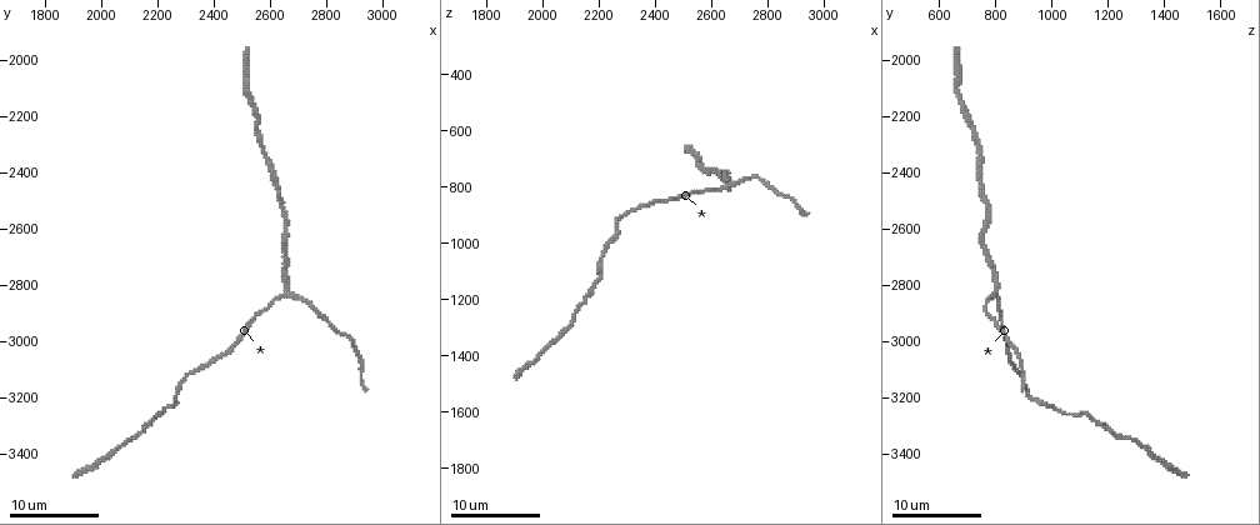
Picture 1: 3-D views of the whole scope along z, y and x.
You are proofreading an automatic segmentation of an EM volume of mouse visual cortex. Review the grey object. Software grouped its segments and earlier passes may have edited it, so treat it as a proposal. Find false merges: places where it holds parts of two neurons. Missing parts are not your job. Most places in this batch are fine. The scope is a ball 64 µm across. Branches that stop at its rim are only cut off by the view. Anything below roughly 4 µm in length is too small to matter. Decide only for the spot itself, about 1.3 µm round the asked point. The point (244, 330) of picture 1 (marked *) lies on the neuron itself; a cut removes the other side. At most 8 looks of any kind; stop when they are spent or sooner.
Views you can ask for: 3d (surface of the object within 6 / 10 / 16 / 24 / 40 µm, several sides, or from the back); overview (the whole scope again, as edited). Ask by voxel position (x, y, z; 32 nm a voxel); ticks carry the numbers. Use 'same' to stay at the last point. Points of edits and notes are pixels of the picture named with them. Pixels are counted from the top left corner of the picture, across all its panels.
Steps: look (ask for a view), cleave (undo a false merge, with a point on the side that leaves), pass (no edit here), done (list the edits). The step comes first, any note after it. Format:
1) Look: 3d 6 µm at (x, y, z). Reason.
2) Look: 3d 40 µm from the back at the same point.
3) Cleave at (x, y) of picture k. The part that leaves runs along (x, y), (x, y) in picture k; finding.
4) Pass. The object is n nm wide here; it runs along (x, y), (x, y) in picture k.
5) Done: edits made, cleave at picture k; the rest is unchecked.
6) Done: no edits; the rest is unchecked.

Look: 3d 10 µm at (2240, 3230, 990). Sudden change in width.

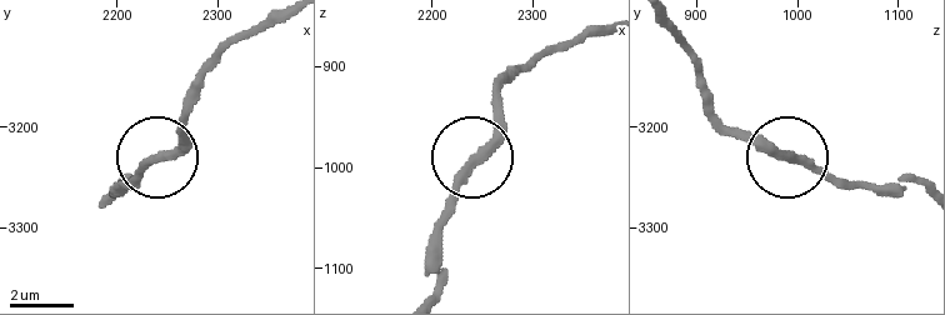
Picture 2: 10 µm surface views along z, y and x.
Pass. It runs along (258, 21), (204, 80), (183, 140), (124, 183) in picture 2; one neuron here.

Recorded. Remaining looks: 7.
Look: 3d 16 µm at (2190, 3260, 1150). Calibre changes.

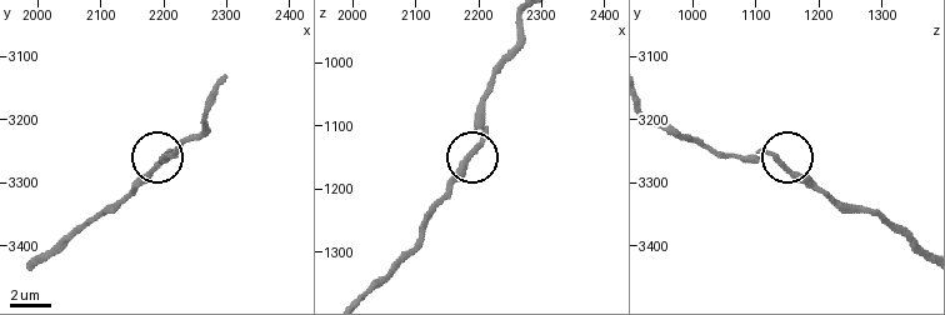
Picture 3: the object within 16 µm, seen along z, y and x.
Pass. It runs along (216, 95), (204, 128), (171, 155), (166, 150), (133, 189) in picture 3; one neuron here.

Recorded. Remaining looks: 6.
Look: 3d 10 µm at (2640, 2450, 760). Narrows sharply.

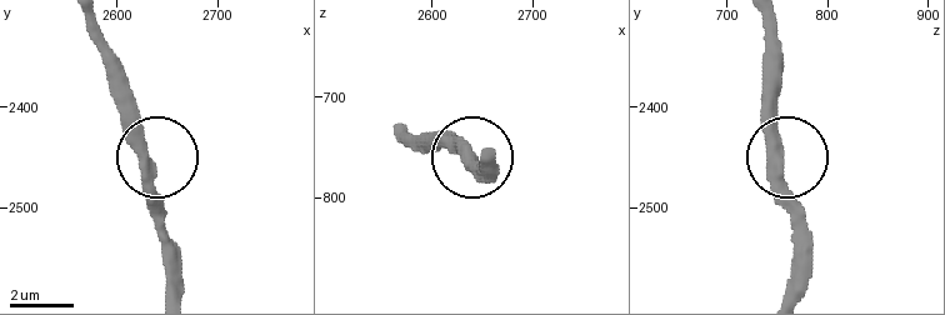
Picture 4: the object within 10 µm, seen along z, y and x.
Pass. It runs along (169, 294), (169, 245), (129, 79) in picture 4; continuous, no second neuron.

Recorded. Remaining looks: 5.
Look: 3d 6 µm at (2660, 2810, 790). Branch point.

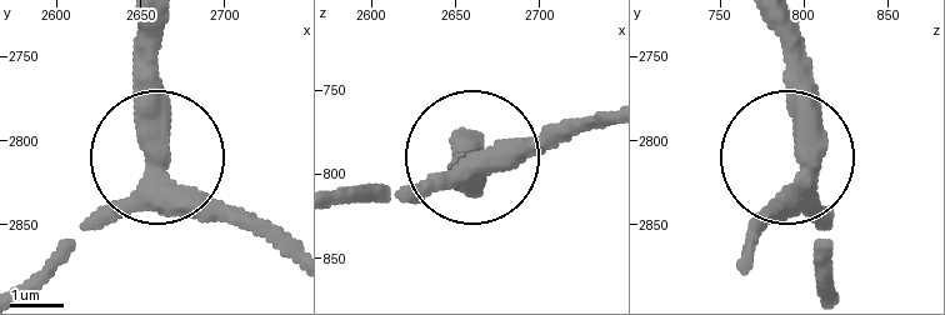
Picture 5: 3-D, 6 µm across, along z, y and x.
Pass. The object is 420 nm wide here; it runs along (338, 201), (445, 189), (561, 121) in picture 5; continuous, no second neuron.

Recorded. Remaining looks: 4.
Done: no edits; the rest is unchecked.

